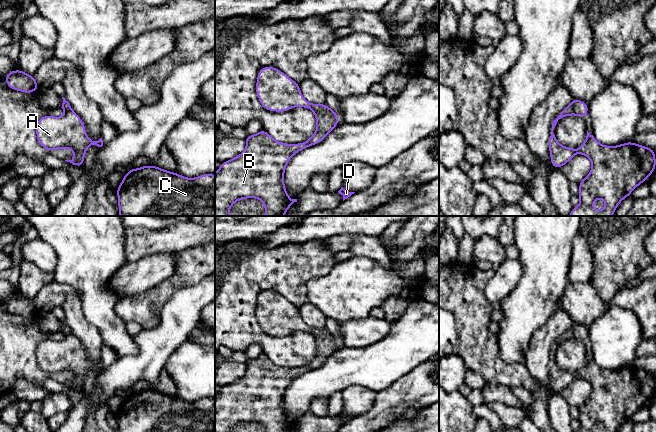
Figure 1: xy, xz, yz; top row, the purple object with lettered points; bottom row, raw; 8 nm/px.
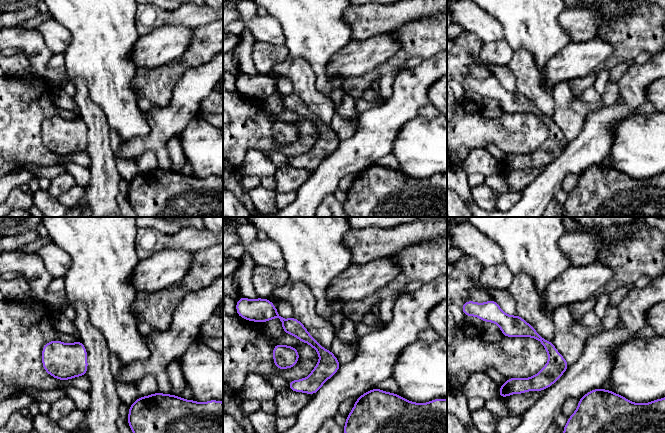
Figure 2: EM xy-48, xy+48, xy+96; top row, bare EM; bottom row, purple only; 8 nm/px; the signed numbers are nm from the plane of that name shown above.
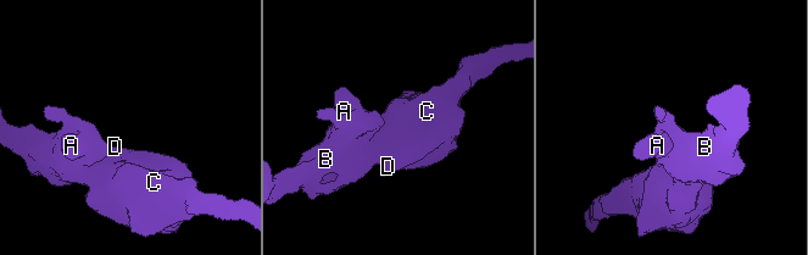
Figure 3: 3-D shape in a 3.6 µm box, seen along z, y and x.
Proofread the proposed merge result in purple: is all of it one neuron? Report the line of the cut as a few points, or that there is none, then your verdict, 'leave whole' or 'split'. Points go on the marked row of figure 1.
cut none; leave whole

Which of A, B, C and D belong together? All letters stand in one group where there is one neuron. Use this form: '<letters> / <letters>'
A B C D

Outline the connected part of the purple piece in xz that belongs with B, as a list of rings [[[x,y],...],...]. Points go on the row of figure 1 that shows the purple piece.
[[[266,66],[258,72],[256,94],[263,108],[268,111],[284,112],[300,106],[314,112],[317,122],[316,131],[307,141],[298,144],[277,142],[264,129],[254,135],[247,135],[246,149],[231,160],[222,162],[215,173],[215,216],[232,216],[229,208],[237,200],[257,198],[265,205],[264,216],[284,216],[297,199],[289,198],[284,185],[284,171],[290,158],[301,150],[322,142],[340,122],[334,110],[326,104],[307,102],[300,92],[298,83],[282,71]]]

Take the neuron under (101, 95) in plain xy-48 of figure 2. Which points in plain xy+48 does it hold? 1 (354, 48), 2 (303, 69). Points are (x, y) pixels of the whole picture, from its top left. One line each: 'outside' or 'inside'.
1: outside
2: outside

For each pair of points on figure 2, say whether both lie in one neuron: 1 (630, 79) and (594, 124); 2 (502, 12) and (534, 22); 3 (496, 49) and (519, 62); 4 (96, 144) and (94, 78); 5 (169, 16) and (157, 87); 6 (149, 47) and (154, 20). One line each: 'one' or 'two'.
1: one
2: one
3: two
4: two
5: two
6: two

